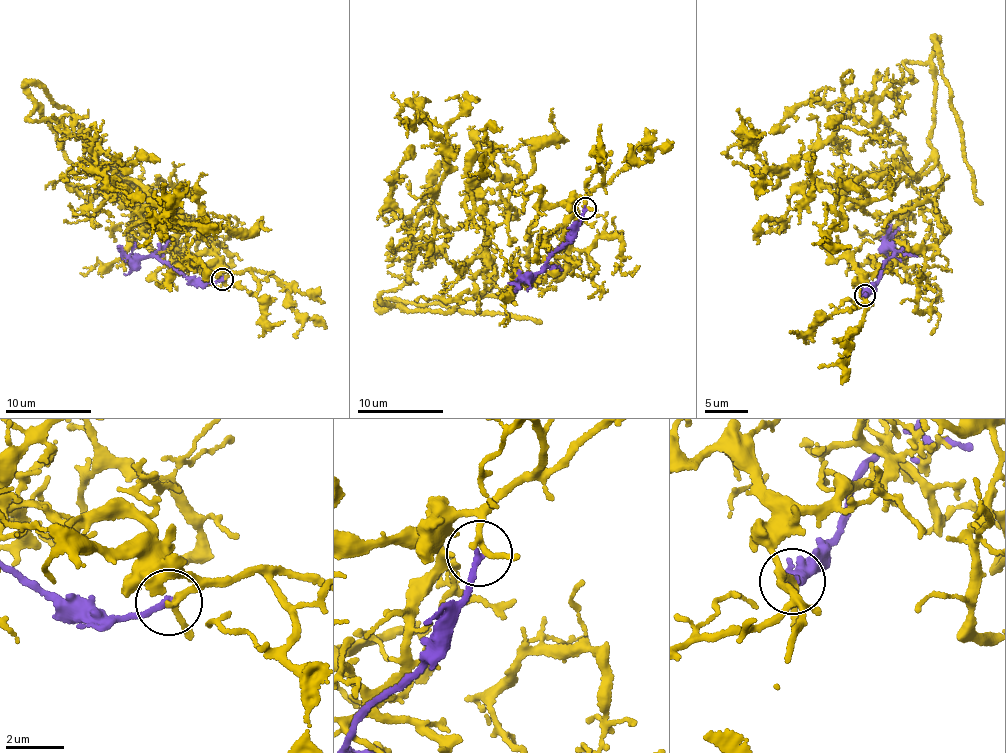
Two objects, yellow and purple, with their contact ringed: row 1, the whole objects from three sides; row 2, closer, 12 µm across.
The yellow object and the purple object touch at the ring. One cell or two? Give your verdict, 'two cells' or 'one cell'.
two cells

